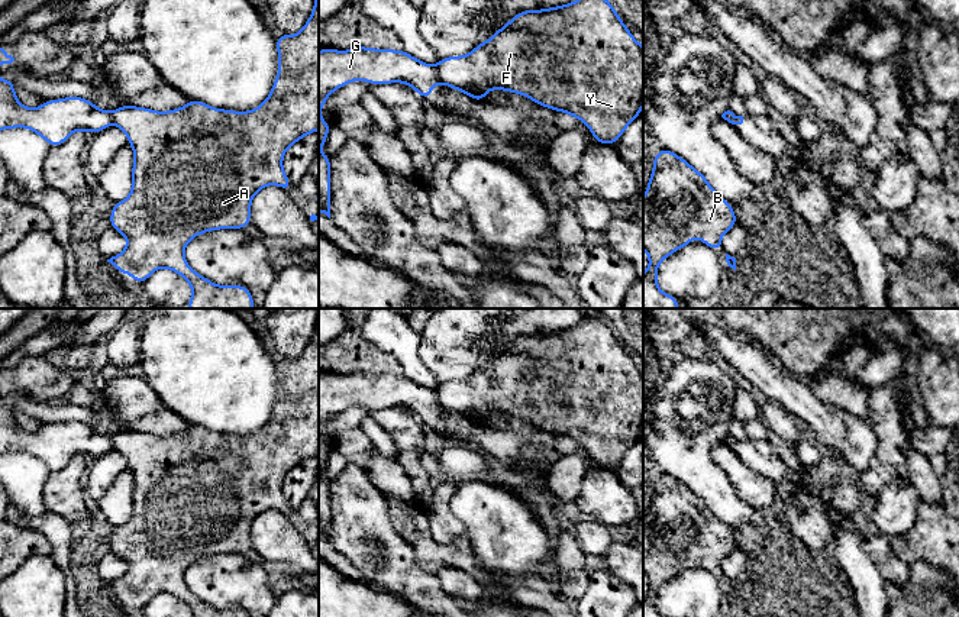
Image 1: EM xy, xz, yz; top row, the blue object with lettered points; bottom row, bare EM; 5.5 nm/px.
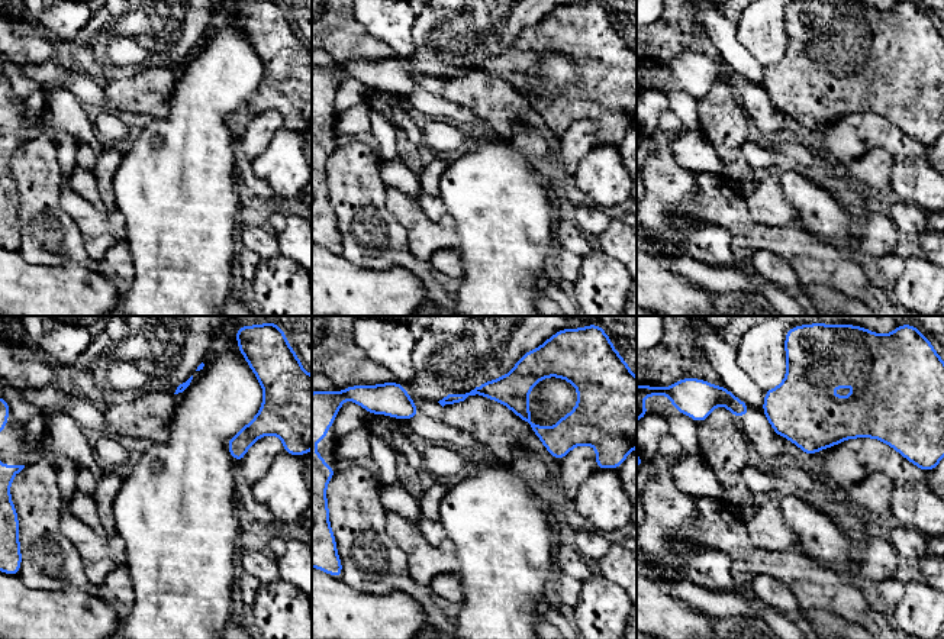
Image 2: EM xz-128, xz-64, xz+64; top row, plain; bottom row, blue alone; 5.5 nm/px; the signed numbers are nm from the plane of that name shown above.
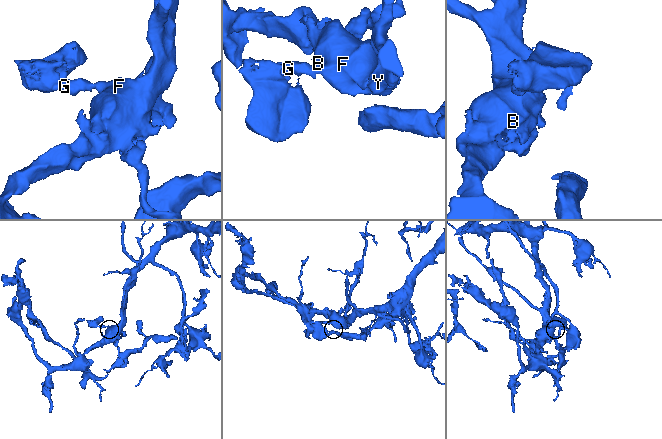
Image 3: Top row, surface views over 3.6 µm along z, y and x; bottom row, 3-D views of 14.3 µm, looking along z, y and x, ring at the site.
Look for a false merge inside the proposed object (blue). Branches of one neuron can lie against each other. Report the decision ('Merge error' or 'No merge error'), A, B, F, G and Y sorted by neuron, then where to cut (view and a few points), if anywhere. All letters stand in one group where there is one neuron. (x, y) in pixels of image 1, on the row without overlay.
Merge error. Groups: A B F Y / G. Split along xz (435, 391), (442, 406)

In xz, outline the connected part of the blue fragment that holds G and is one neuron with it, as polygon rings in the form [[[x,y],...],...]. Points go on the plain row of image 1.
[[[358,371],[349,375],[322,372],[319,375],[319,536],[330,543],[330,482],[320,477],[327,463],[330,446],[320,443],[327,420],[348,407],[404,407],[424,424],[432,410],[440,408],[436,391],[424,388],[403,375]]]

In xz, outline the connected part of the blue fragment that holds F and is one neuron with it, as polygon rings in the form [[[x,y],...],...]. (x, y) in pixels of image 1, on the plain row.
[[[582,317],[577,326],[564,330],[520,336],[472,377],[443,382],[436,394],[443,408],[481,427],[485,427],[488,414],[506,414],[542,432],[568,437],[585,448],[598,468],[614,469],[640,440],[643,430],[643,371],[621,346],[610,324],[592,317]]]

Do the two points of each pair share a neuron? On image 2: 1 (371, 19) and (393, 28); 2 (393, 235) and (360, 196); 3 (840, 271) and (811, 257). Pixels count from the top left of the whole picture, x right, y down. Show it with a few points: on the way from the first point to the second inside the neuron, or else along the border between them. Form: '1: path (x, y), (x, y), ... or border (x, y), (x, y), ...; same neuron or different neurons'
1: path (377, 19), (387, 25); same neuron
2: path (382, 231), (358, 207); same neuron
3: path (833, 271), (818, 264); same neuron

